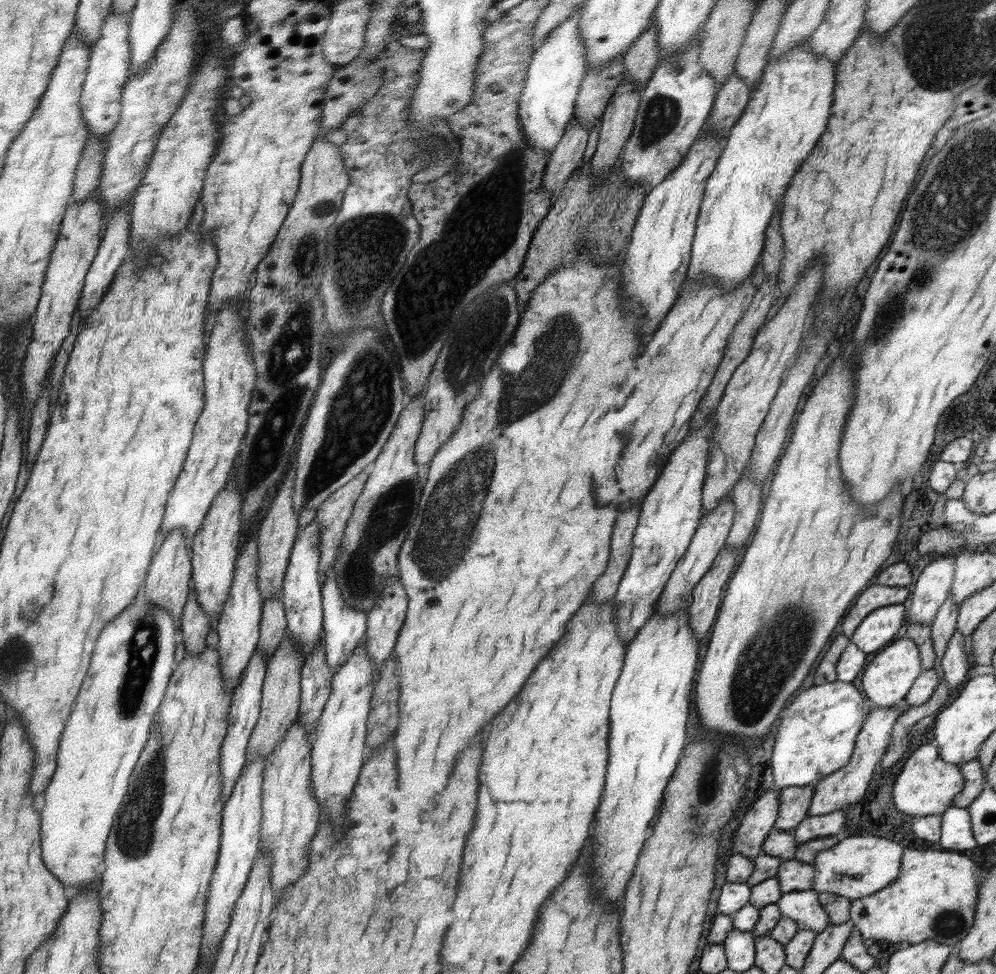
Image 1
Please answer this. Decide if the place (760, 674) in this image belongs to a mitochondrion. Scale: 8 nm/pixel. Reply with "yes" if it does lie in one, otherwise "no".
yes

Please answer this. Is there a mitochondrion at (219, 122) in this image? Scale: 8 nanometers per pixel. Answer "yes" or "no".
no

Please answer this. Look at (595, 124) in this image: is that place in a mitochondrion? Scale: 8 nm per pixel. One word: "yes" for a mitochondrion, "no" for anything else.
no

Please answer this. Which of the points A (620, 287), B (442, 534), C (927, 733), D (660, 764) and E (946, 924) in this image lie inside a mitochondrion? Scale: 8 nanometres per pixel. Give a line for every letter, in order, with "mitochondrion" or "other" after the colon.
A: other
B: mitochondrion
C: other
D: other
E: mitochondrion

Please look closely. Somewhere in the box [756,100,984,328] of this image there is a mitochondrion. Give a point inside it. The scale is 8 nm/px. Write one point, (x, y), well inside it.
(924, 274)

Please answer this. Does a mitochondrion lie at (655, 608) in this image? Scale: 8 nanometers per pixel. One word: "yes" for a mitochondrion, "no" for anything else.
no

